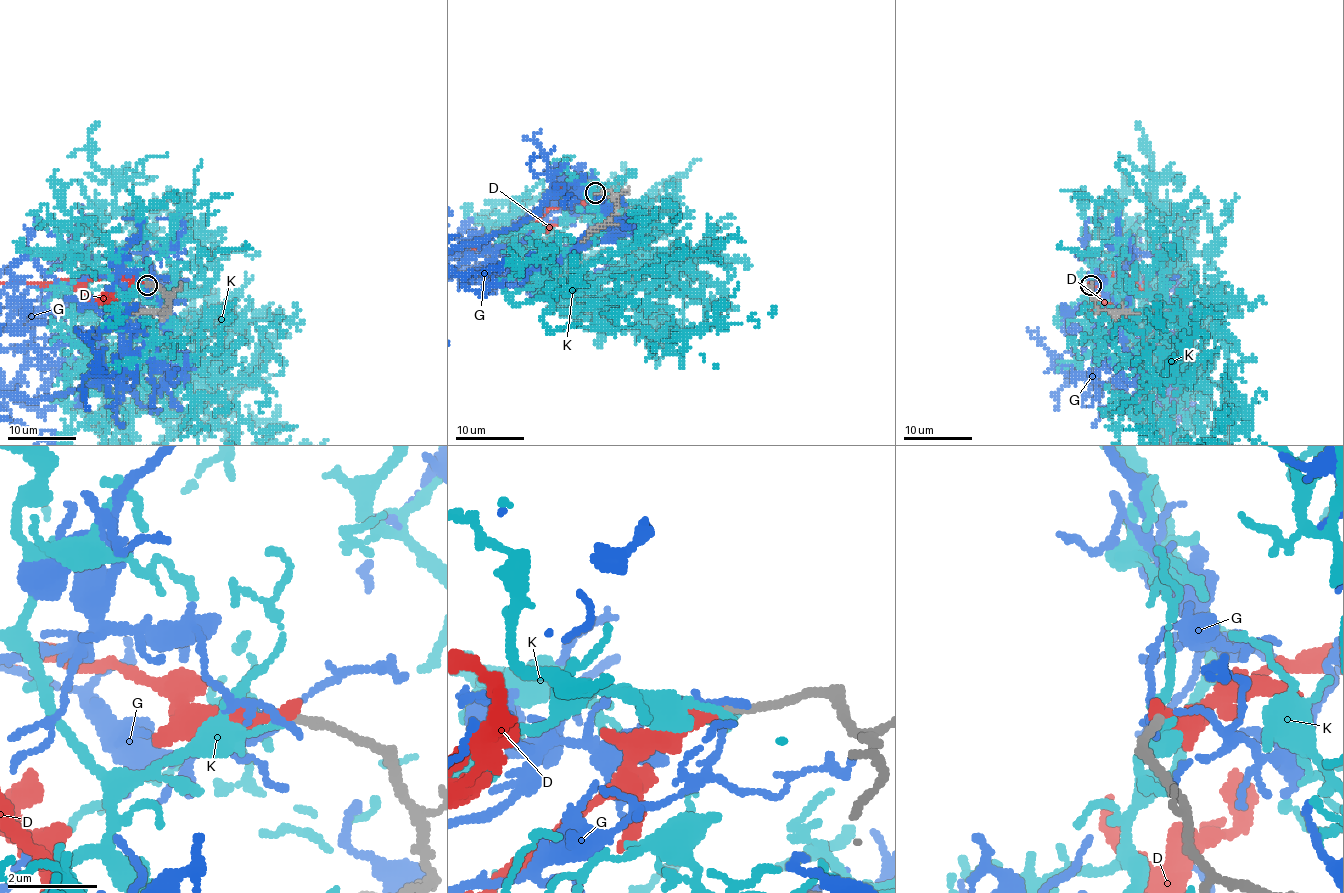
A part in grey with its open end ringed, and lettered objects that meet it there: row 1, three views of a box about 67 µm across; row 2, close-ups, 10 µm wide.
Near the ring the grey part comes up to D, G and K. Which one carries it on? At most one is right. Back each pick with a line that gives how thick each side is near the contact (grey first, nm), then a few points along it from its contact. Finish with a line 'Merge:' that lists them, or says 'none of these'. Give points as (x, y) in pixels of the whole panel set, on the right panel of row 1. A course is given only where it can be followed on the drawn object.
Merge: none of these

